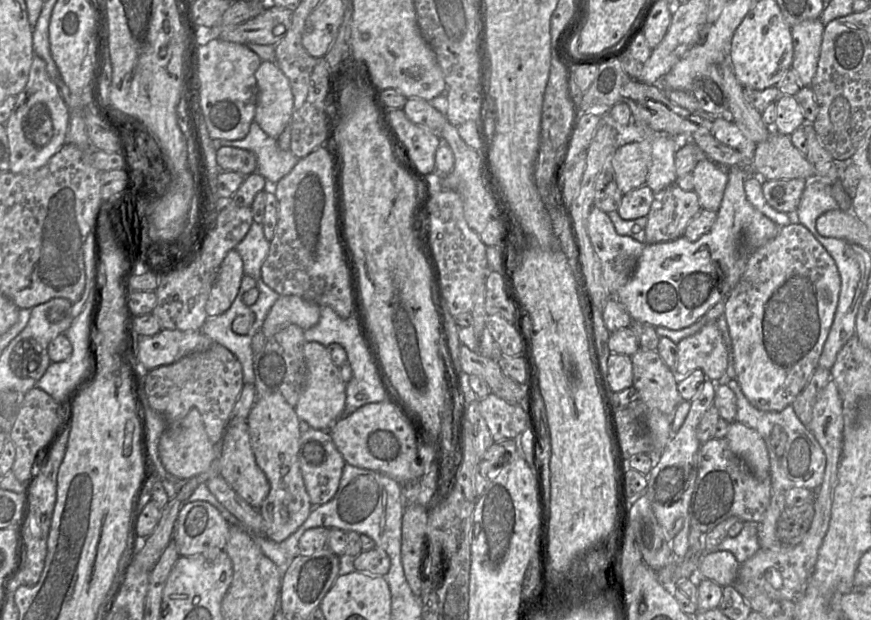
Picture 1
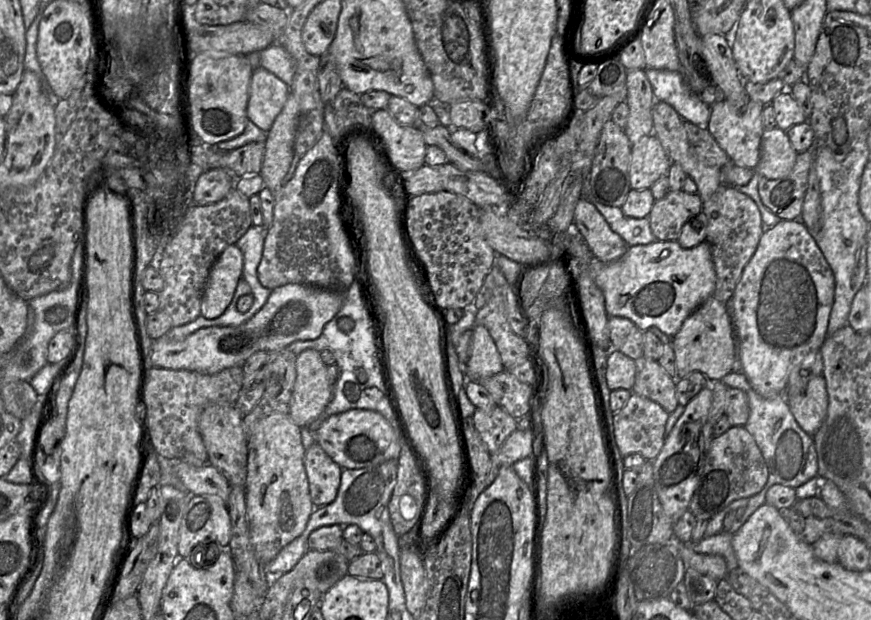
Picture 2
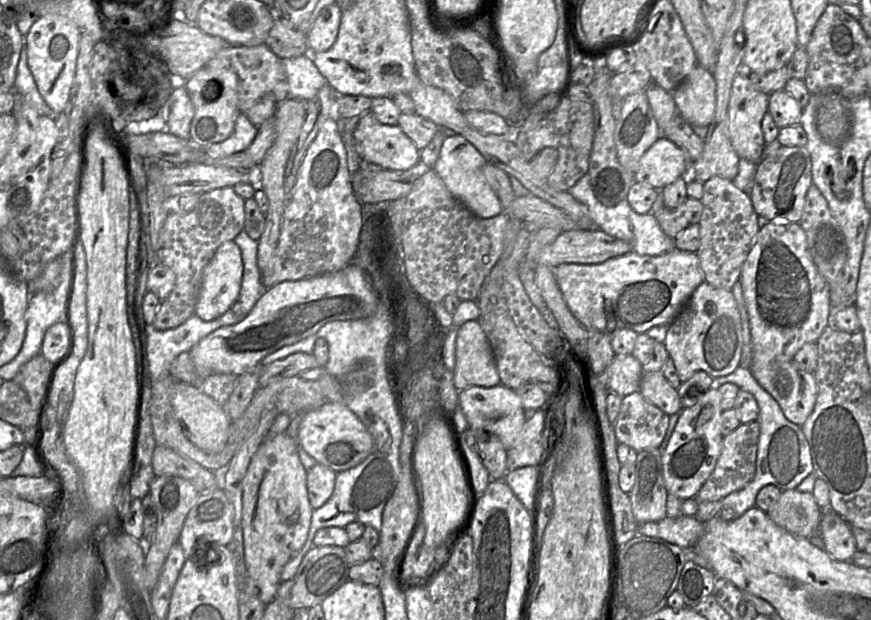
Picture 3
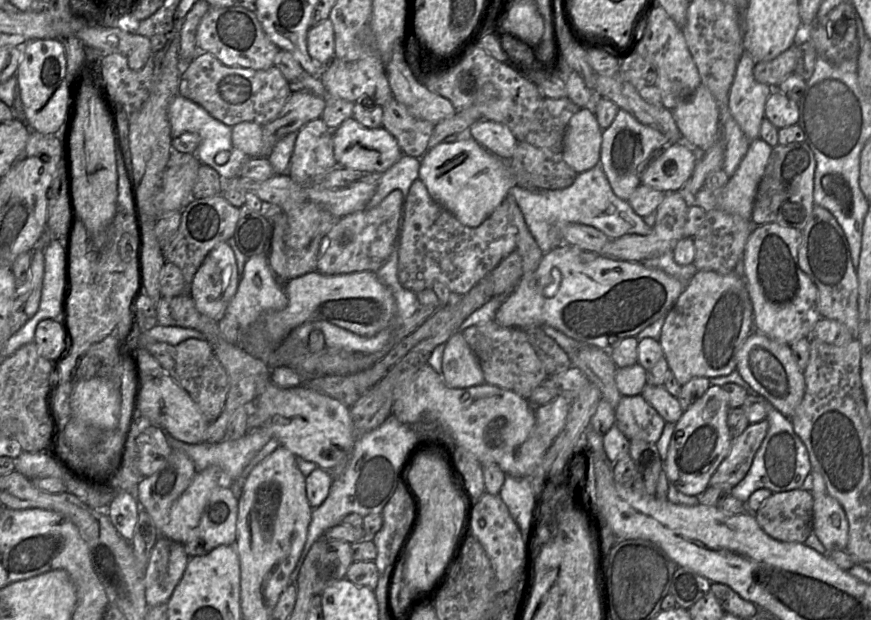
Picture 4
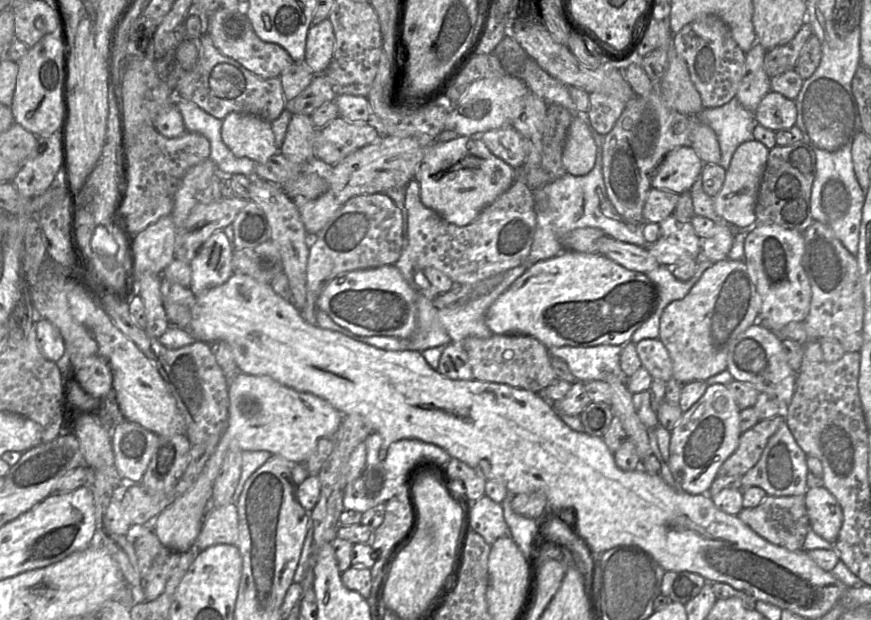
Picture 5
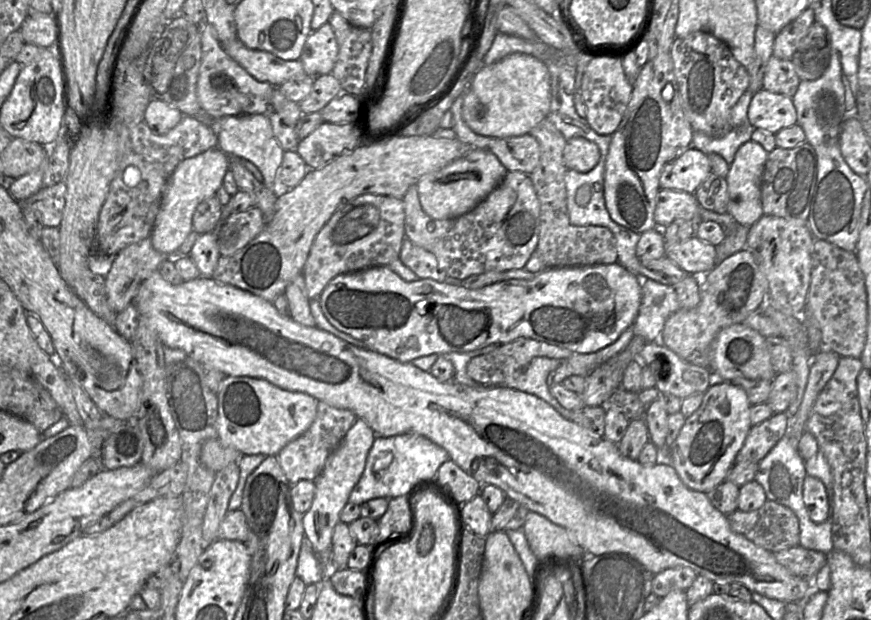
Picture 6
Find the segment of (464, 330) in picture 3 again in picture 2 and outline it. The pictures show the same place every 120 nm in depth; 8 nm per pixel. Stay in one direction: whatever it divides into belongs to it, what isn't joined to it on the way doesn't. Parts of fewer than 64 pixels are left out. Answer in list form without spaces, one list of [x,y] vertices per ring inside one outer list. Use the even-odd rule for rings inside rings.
[[[475,325],[472,329],[470,355],[463,368],[468,380],[483,380],[504,370],[497,347],[484,326]]]

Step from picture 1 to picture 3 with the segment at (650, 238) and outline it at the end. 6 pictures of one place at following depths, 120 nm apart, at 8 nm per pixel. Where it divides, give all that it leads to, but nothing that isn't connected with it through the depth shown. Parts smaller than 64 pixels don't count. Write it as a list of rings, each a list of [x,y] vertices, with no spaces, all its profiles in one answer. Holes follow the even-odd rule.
[[[687,197],[676,208],[663,207],[655,216],[663,232],[675,239],[685,228],[699,223],[703,210],[702,201]]]

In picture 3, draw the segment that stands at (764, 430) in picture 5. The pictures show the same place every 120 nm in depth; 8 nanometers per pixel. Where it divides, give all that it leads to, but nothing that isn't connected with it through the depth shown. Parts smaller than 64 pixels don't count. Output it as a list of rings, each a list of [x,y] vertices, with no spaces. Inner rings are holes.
[[[753,421],[741,424],[732,433],[723,437],[716,465],[696,496],[693,497],[698,504],[722,500],[730,493],[741,490],[753,480],[756,470],[759,432],[758,422]]]

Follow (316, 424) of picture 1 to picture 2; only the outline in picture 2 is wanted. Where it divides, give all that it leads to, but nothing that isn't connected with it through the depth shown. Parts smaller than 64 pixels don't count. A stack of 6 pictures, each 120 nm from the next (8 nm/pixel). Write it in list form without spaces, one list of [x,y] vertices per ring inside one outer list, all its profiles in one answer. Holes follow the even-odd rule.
[[[301,352],[296,359],[296,380],[288,413],[292,421],[304,427],[315,420],[330,402],[333,388],[320,352]]]

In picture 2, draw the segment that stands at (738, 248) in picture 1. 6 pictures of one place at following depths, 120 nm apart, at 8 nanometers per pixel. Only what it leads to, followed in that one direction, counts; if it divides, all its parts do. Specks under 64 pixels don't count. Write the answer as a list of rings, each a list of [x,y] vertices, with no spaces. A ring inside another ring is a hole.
[[[660,240],[630,246],[624,255],[610,263],[592,258],[588,269],[603,293],[609,317],[627,318],[643,332],[657,327],[670,337],[696,308],[713,296],[716,286],[711,249],[706,241],[689,249],[682,248],[677,241]]]

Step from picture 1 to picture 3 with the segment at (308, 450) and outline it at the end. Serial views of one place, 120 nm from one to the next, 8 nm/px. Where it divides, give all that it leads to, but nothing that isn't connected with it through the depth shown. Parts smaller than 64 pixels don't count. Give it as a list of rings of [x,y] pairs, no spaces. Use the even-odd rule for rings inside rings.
[[[317,463],[307,471],[307,491],[312,509],[327,502],[333,493],[337,472]]]

